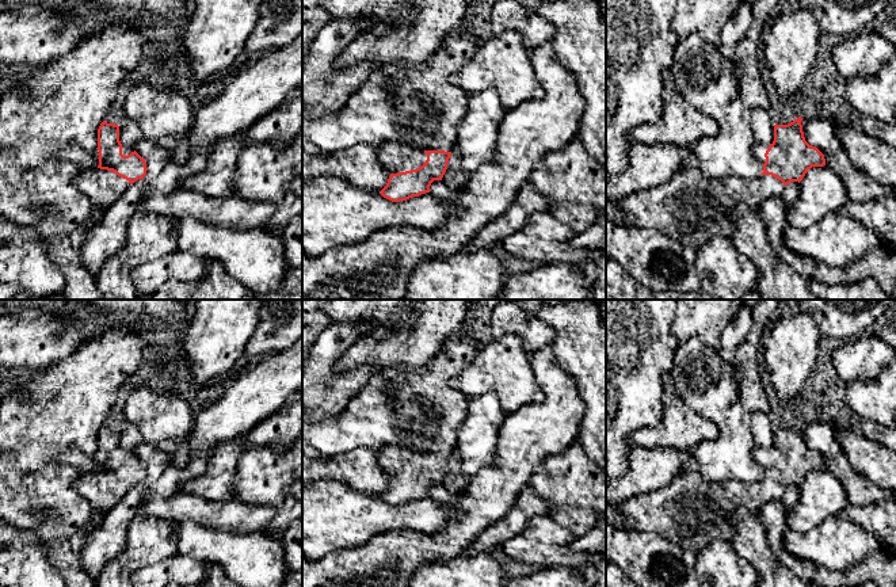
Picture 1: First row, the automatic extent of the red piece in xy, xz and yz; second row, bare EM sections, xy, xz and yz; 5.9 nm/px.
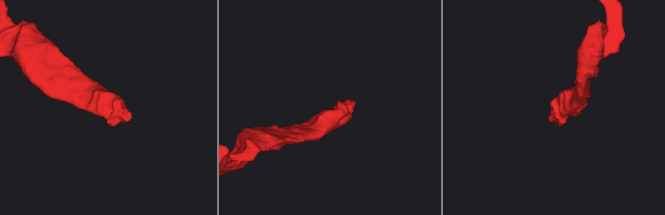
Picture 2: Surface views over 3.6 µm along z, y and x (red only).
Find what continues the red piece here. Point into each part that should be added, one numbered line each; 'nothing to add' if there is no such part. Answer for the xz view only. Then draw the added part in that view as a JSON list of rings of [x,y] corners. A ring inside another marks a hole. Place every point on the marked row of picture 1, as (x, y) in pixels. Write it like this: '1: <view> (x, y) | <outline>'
1: xz (405, 83) | [[[466,22],[455,27],[446,35],[438,49],[420,64],[386,64],[382,65],[375,73],[374,79],[385,88],[399,106],[400,113],[404,115],[404,123],[411,127],[412,133],[400,140],[399,142],[385,144],[378,150],[380,165],[390,175],[405,172],[422,167],[427,160],[427,150],[445,150],[451,152],[455,146],[457,129],[462,121],[466,106],[468,94],[455,87],[450,81],[450,76],[460,70],[466,62],[469,56],[476,50],[477,35]],[[419,98],[428,98],[438,108],[439,114],[436,123],[432,126],[432,136],[426,148],[420,146],[419,133],[422,129],[430,126],[423,118],[423,108]]]

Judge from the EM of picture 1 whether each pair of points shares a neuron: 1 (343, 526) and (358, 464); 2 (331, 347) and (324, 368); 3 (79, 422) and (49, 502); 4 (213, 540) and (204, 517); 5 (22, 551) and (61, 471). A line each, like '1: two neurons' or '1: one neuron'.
1: two neurons
2: one neuron
3: one neuron
4: two neurons
5: two neurons

